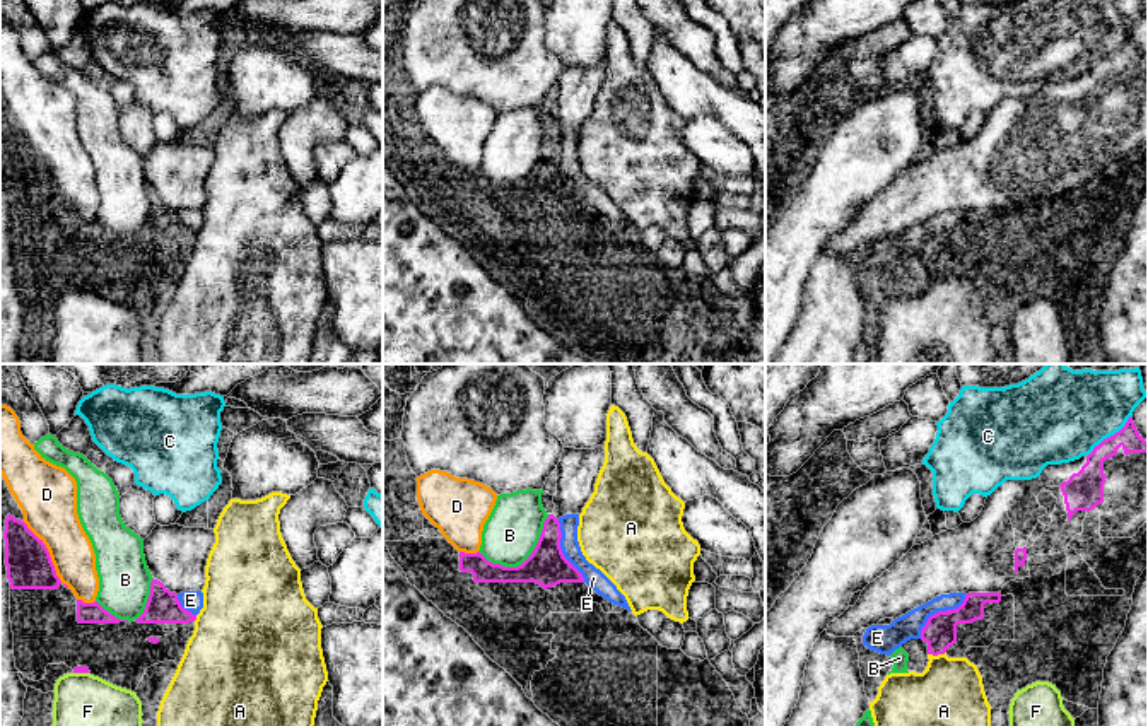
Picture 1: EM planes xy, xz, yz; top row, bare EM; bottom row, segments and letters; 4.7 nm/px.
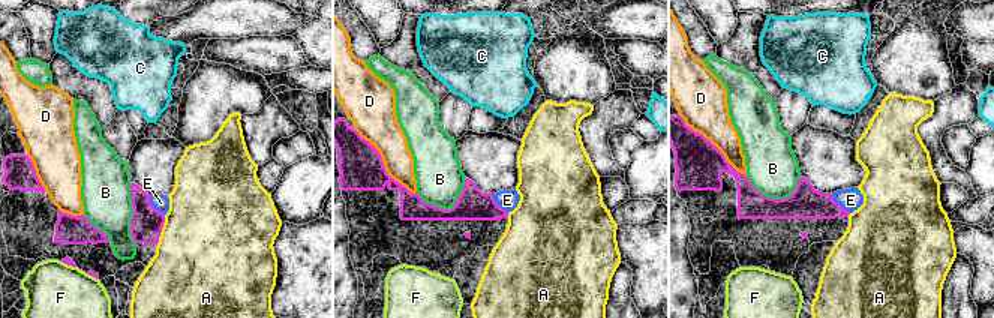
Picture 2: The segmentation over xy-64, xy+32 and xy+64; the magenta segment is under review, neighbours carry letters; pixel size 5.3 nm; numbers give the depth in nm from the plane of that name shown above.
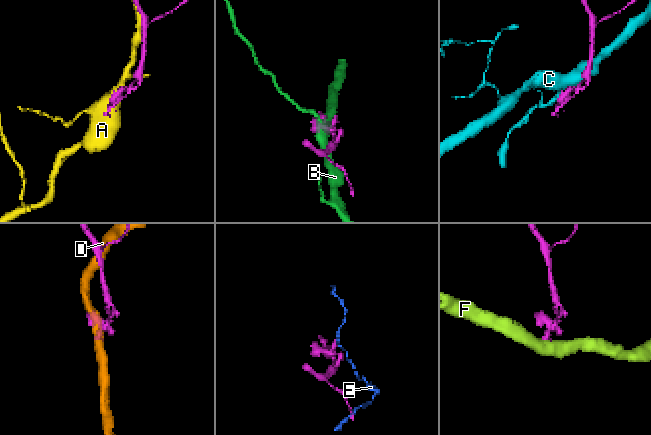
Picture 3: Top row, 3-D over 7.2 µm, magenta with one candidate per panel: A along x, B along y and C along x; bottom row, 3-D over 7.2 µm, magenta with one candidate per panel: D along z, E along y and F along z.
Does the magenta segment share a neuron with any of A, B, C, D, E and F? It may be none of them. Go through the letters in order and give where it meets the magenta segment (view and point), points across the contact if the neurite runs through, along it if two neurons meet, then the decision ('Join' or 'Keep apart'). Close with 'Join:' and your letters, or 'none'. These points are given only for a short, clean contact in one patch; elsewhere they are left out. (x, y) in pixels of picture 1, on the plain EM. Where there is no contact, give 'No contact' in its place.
A: Touches magenta at yz (937, 272). Boundary: yz (945, 269), (928, 272). Keep apart
B: Touches magenta at xz (525, 178). Keep apart
C: Touches magenta at yz (1111, 53). Keep apart
D: Touches magenta at xy (48, 173). Keep apart
E: Touches magenta at xz (561, 168). Boundary: xz (557, 137), (561, 169), (585, 199). Keep apart
F: Touches magenta at xy (82, 289). Boundary: xy (74, 289), (89, 291). Keep apart
Join: none

